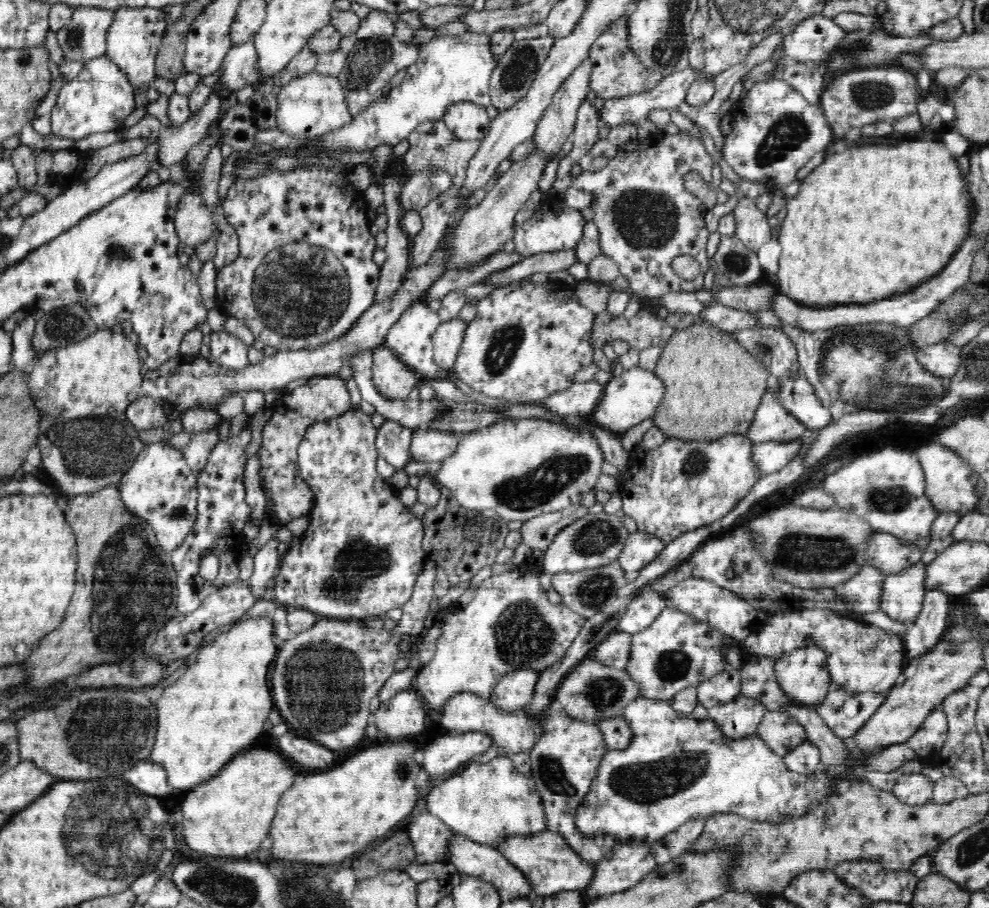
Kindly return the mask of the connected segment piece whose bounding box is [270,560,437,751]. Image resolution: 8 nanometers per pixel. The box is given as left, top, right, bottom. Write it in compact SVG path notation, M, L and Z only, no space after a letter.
M426 560L421 575L418 576L412 596L402 606L402 616L393 633L386 629L375 630L364 624L362 620L320 618L308 630L294 635L277 650L277 658L270 672L270 686L274 704L280 710L282 718L290 724L290 731L297 737L311 739L327 749L349 750L363 742L365 730L370 716L370 702L378 696L380 688L395 671L394 664L398 660L398 641L402 634L415 638L426 632L424 620L430 611L432 596L435 592L435 562Z

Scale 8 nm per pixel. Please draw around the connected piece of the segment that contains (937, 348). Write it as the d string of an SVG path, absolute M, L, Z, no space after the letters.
M946 340L918 349L915 355L929 374L950 378L961 365L960 349L960 346Z

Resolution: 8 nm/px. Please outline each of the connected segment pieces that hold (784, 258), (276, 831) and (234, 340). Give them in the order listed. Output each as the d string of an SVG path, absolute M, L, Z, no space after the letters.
M922 138L916 142L904 142L898 146L862 146L848 147L840 154L828 154L822 163L810 172L799 186L798 193L786 204L787 214L784 222L781 222L781 230L778 242L781 246L779 257L779 269L773 282L776 291L781 295L789 296L798 305L812 308L828 308L846 304L866 304L866 302L878 302L888 296L906 294L919 284L935 277L952 260L955 252L961 247L967 236L971 233L972 216L970 206L973 199L964 192L964 180L962 172L948 148L936 140Z
M389 742L384 746L368 747L349 758L335 763L332 770L324 773L307 775L302 782L296 782L281 796L272 819L269 835L272 836L272 847L268 854L280 860L312 862L312 864L336 864L346 856L352 856L370 842L386 836L398 822L402 822L416 804L416 776L420 774L424 750L410 742Z
M216 328L211 332L210 338L210 356L208 357L210 361L235 371L244 370L250 366L246 354L249 347L236 335L230 334L224 328Z

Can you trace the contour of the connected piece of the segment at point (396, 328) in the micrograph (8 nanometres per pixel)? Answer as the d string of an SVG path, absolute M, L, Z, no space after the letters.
M414 303L411 307L408 307L407 310L402 313L402 316L400 316L400 318L392 325L392 328L390 328L388 334L385 336L385 344L382 344L382 346L386 346L392 352L395 352L395 355L410 370L418 374L419 377L425 375L429 378L449 380L454 382L456 386L467 395L479 397L479 395L467 384L464 384L464 382L458 379L452 370L441 370L433 361L433 342L431 341L431 338L441 323L442 322L439 319L439 314L436 311L433 312L430 310L426 303Z

